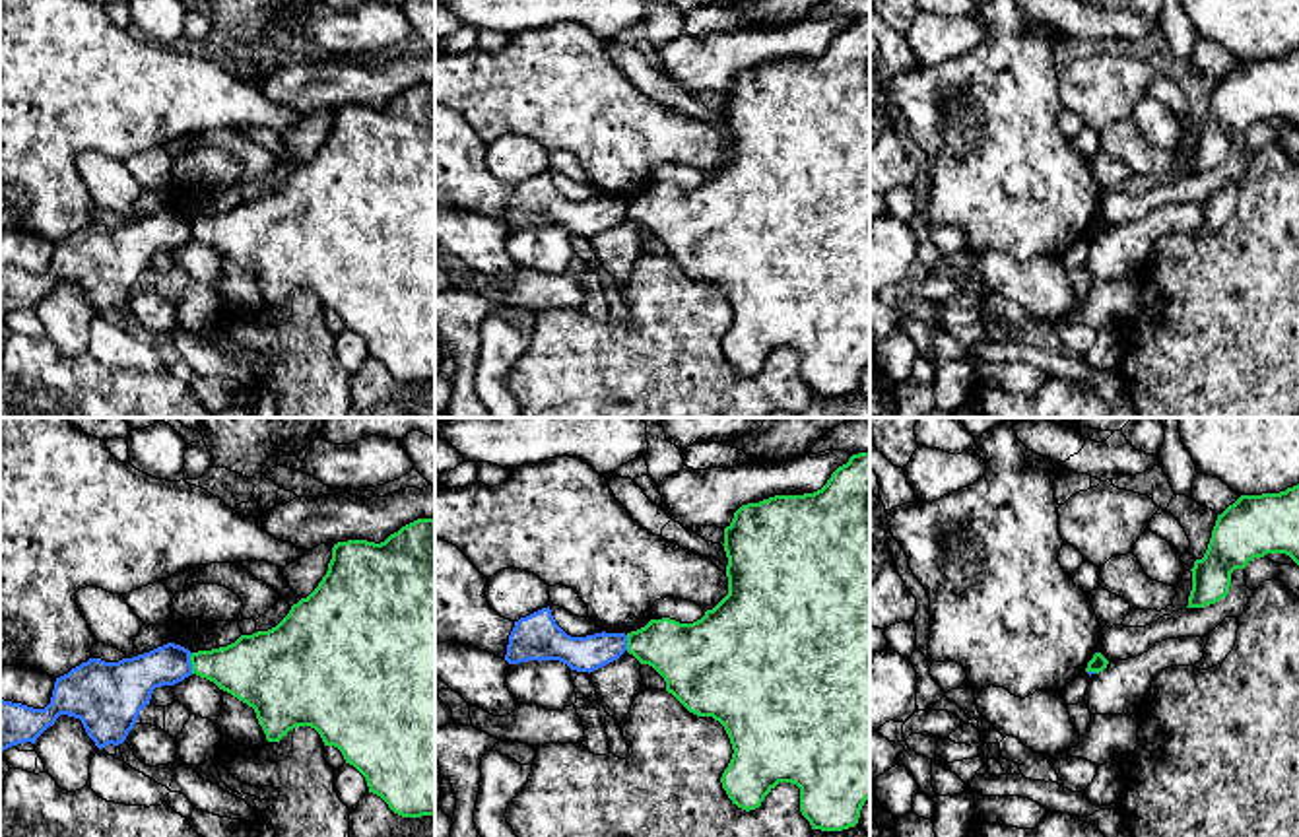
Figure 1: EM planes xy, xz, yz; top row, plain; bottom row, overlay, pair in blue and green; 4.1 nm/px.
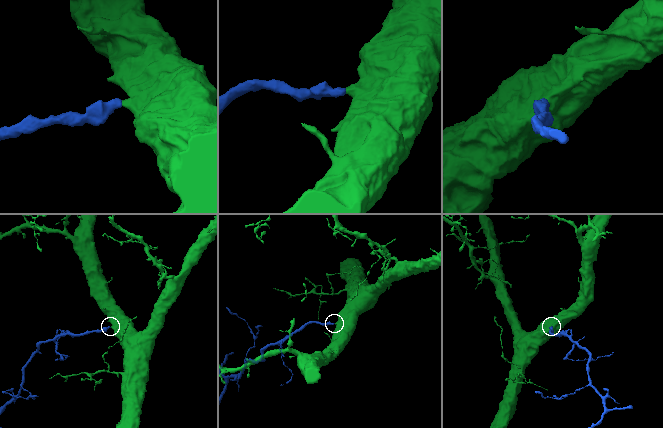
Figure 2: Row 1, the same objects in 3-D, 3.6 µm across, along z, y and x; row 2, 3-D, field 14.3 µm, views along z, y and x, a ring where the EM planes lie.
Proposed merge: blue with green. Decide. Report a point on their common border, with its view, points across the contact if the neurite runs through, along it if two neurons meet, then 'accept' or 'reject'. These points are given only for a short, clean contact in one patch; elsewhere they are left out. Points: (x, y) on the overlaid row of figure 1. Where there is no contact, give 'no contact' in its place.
meets blue in xy at (189, 663); reject

